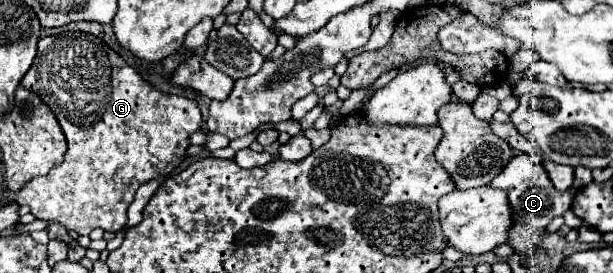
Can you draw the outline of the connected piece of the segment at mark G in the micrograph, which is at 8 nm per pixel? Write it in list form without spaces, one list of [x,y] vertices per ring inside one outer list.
[[[82,31],[42,37],[38,41],[38,55],[20,85],[38,95],[52,109],[66,135],[68,151],[62,165],[56,165],[46,175],[26,183],[16,195],[16,203],[28,205],[34,217],[56,221],[68,231],[76,231],[80,235],[88,235],[94,227],[102,227],[104,231],[122,229],[128,221],[126,211],[136,189],[150,179],[158,179],[174,171],[186,157],[190,135],[202,125],[196,101],[160,93],[160,89],[142,79],[102,39]]]

